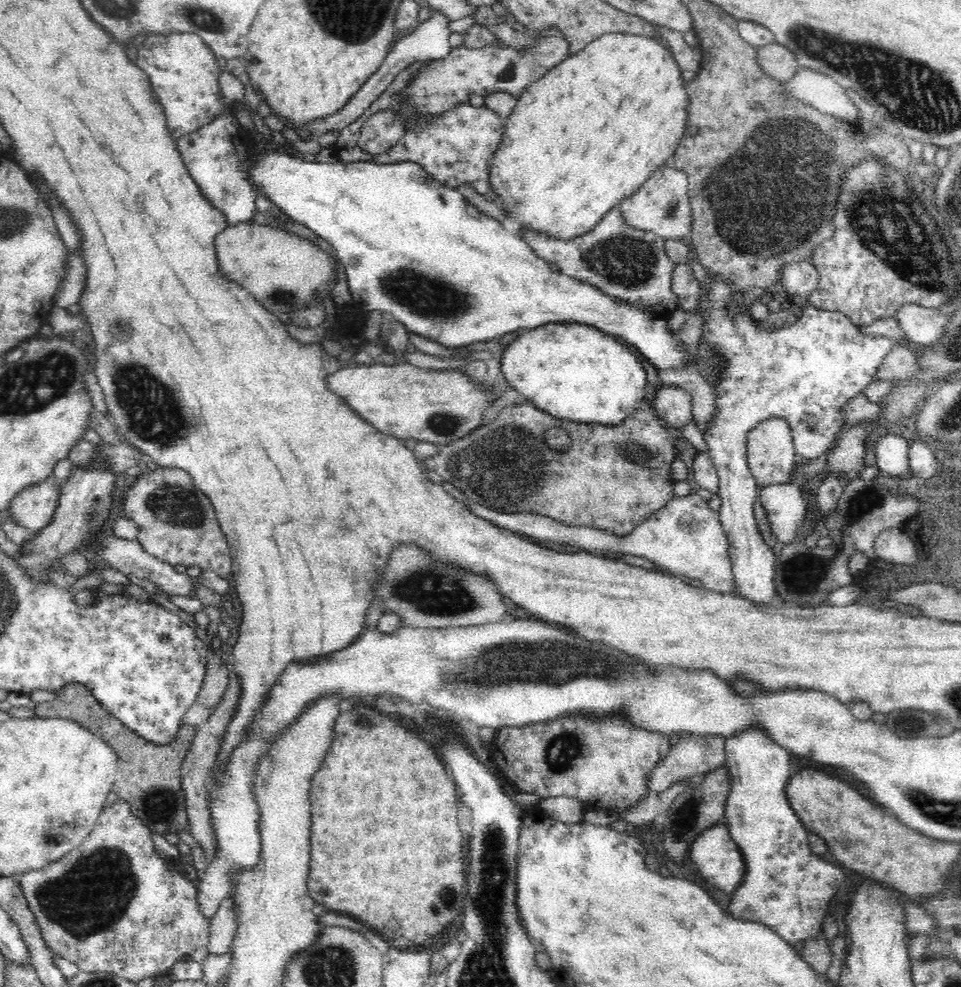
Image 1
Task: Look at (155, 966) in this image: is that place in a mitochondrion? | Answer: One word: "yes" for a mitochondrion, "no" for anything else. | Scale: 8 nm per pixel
no

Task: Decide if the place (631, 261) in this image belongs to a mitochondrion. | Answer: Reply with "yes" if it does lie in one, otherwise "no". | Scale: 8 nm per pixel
yes

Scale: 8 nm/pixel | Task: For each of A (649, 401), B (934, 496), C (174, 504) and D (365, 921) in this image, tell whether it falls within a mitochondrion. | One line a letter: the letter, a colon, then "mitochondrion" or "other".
A: other
B: other
C: mitochondrion
D: other

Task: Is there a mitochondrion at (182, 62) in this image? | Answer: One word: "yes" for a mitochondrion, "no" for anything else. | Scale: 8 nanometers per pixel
no

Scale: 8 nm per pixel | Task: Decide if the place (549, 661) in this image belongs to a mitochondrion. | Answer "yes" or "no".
yes

